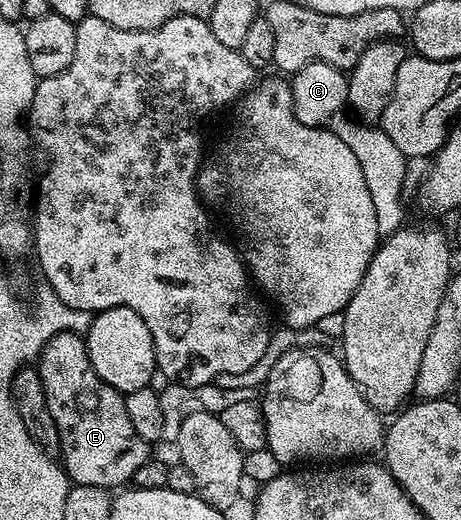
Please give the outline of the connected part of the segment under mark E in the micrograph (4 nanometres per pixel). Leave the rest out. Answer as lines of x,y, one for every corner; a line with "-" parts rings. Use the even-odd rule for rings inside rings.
58,332
39,353
37,369
46,405
60,435
61,465
70,483
115,490
130,482
149,459
149,444
129,422
124,393
109,386
93,370
86,339
78,332

